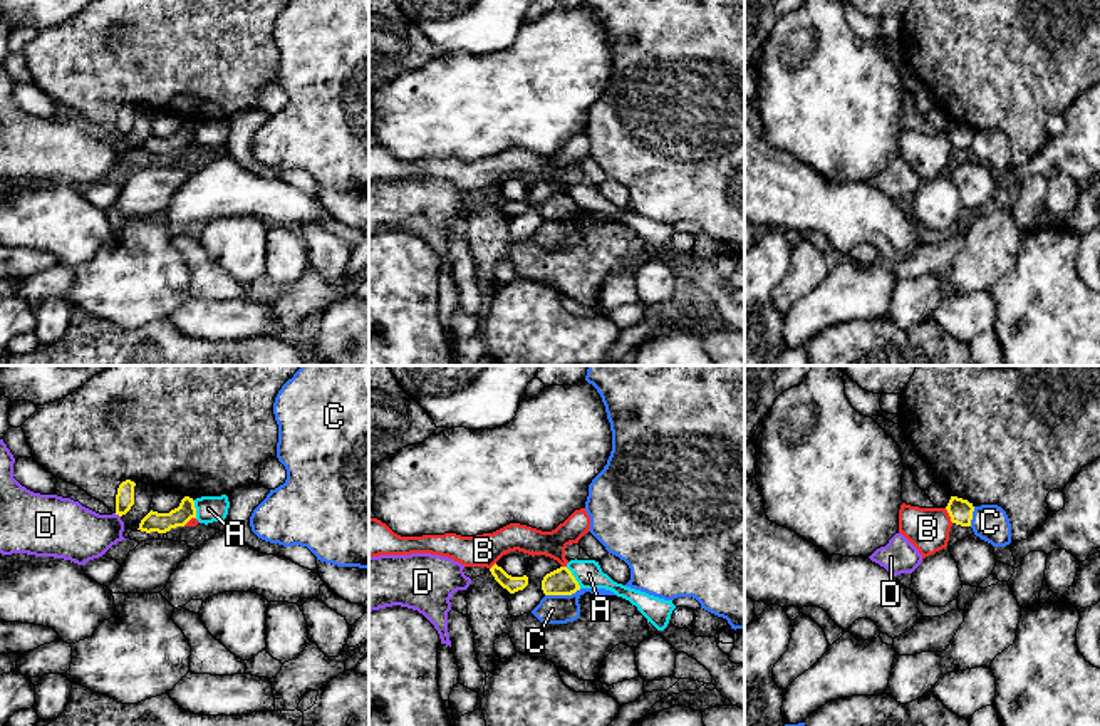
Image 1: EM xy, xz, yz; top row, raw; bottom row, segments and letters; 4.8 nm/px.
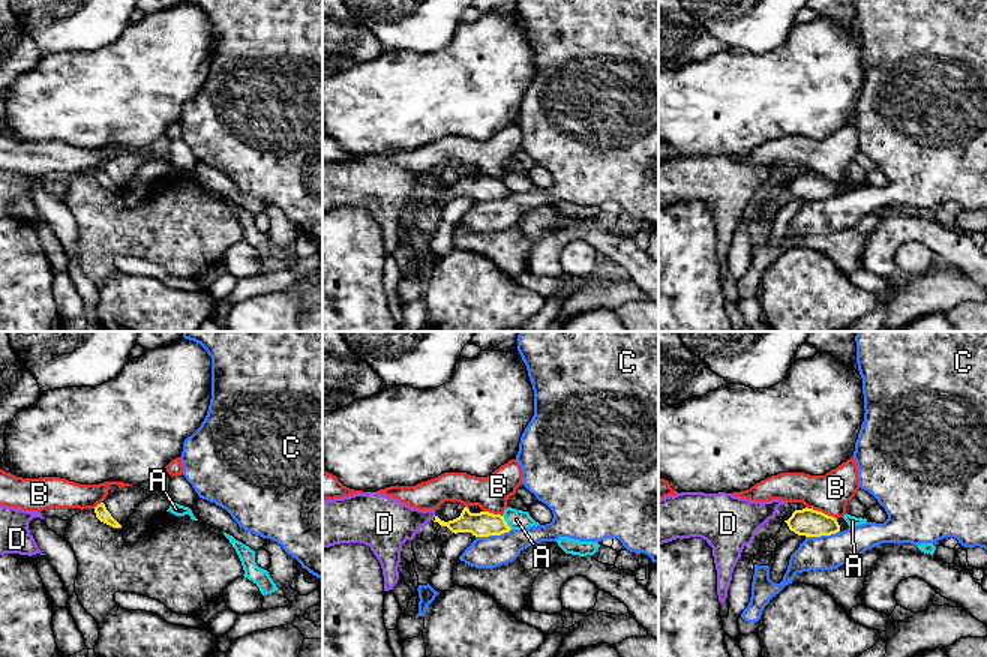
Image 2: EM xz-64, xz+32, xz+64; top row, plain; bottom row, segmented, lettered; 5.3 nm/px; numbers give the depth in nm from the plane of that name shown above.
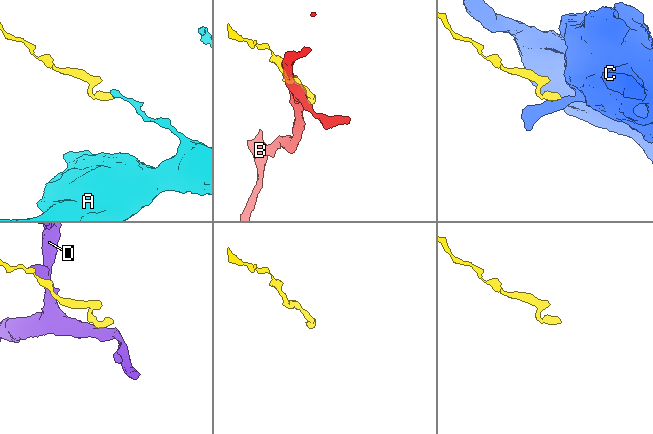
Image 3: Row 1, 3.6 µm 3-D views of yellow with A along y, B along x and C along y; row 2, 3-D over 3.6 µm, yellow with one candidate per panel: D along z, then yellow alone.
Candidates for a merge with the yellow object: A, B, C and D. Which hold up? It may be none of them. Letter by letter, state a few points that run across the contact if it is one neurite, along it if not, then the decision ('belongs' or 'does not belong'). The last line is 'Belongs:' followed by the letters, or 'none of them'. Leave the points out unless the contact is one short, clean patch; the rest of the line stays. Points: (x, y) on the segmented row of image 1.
A: line xz (565, 567), (581, 587); does not belong
B: does not belong
C: line xz (581, 589), (570, 594), (545, 596); does not belong
D: line xy (114, 513), (119, 517); does not belong
Belongs: none of them

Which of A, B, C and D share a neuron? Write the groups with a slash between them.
A / B / C / D

